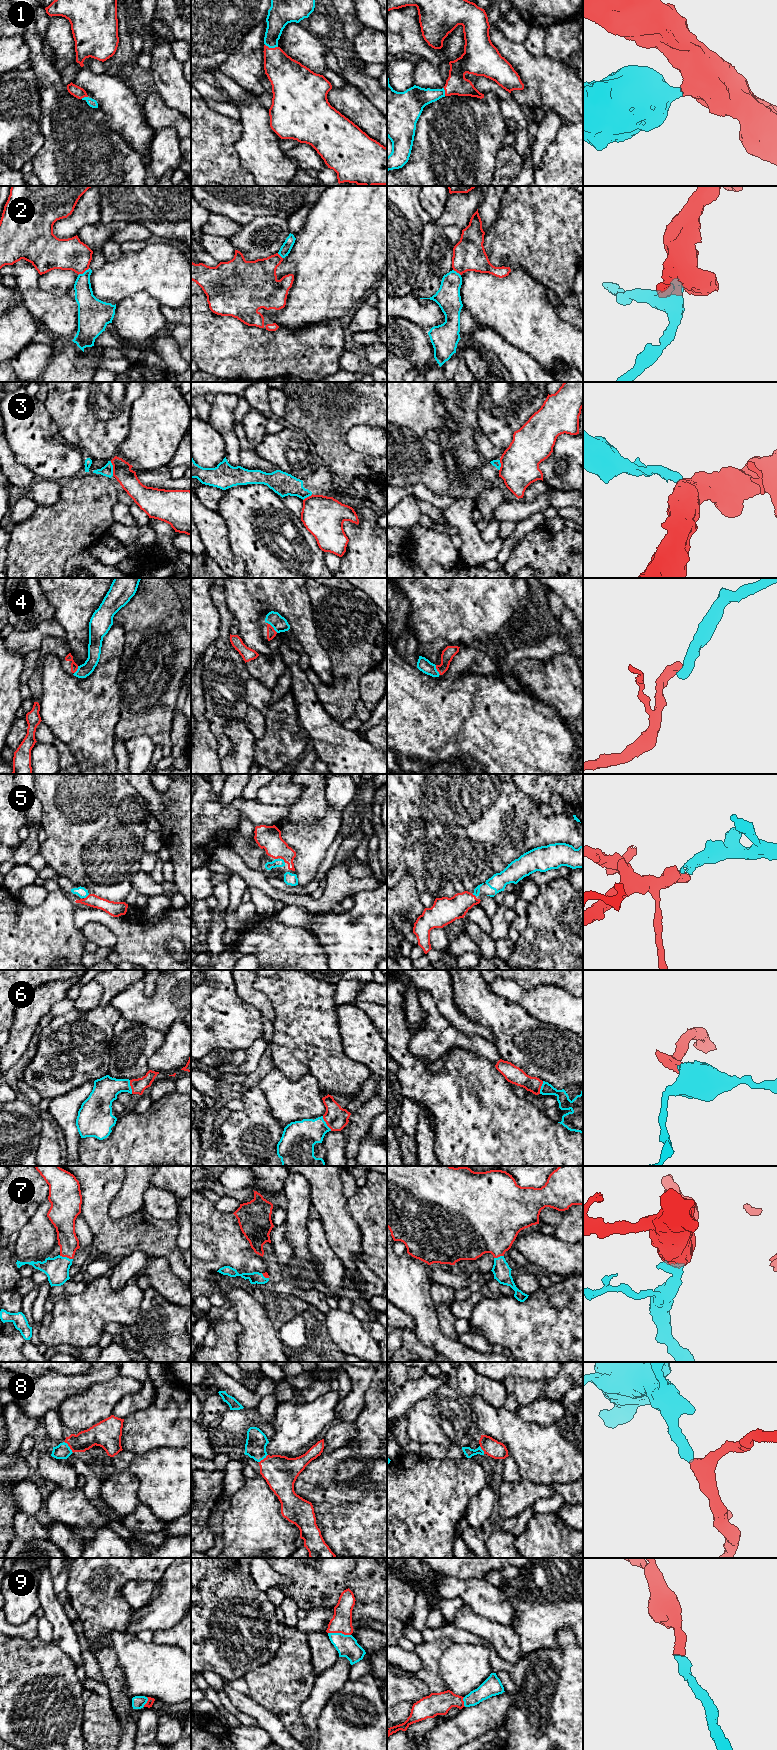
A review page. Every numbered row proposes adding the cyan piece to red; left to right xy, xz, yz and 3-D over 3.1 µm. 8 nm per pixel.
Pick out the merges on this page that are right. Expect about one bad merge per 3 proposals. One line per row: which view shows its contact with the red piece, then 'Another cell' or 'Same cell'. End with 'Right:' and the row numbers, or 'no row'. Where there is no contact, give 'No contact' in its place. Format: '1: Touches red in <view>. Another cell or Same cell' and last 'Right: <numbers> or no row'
1: Touches red in xz. Same cell
2: Touches red in xy. Another cell
3: Touches red in xy. Another cell
4: Touches red in xz. Same cell
5: Touches red in xy. Same cell
6: Touches red in xz. Same cell
7: Touches red in xy. Same cell
8: Touches red in xy. Same cell
9: Touches red in xz. Same cell
Right: 1, 4, 5, 6, 7, 8, 9

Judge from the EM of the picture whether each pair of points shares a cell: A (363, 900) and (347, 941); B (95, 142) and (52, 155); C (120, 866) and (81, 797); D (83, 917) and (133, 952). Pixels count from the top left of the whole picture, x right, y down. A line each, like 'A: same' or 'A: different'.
A: same
B: same
C: same
D: same

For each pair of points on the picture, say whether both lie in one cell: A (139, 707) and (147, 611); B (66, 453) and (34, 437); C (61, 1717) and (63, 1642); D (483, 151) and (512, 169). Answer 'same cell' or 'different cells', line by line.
A: same cell
B: same cell
C: different cells
D: different cells

